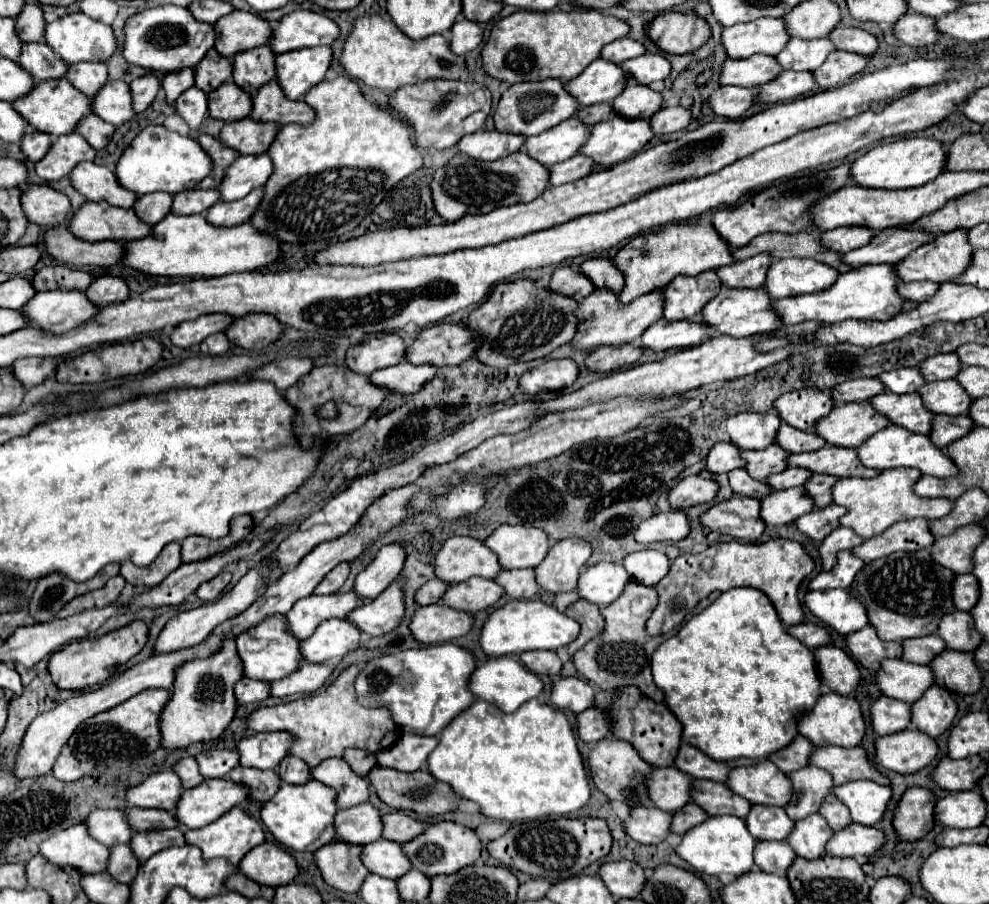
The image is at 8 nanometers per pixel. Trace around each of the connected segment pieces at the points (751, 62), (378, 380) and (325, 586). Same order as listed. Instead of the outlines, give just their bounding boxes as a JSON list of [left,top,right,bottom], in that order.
[[719,55,779,87],[371,361,435,393],[315,563,349,595]]

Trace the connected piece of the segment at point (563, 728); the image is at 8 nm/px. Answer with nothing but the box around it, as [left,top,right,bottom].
[427,699,589,821]

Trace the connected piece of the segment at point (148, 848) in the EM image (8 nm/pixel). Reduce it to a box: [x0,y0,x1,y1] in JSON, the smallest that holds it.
[131,827,185,863]

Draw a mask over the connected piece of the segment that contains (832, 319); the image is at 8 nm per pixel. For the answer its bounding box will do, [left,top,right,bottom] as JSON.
[775,263,905,325]

